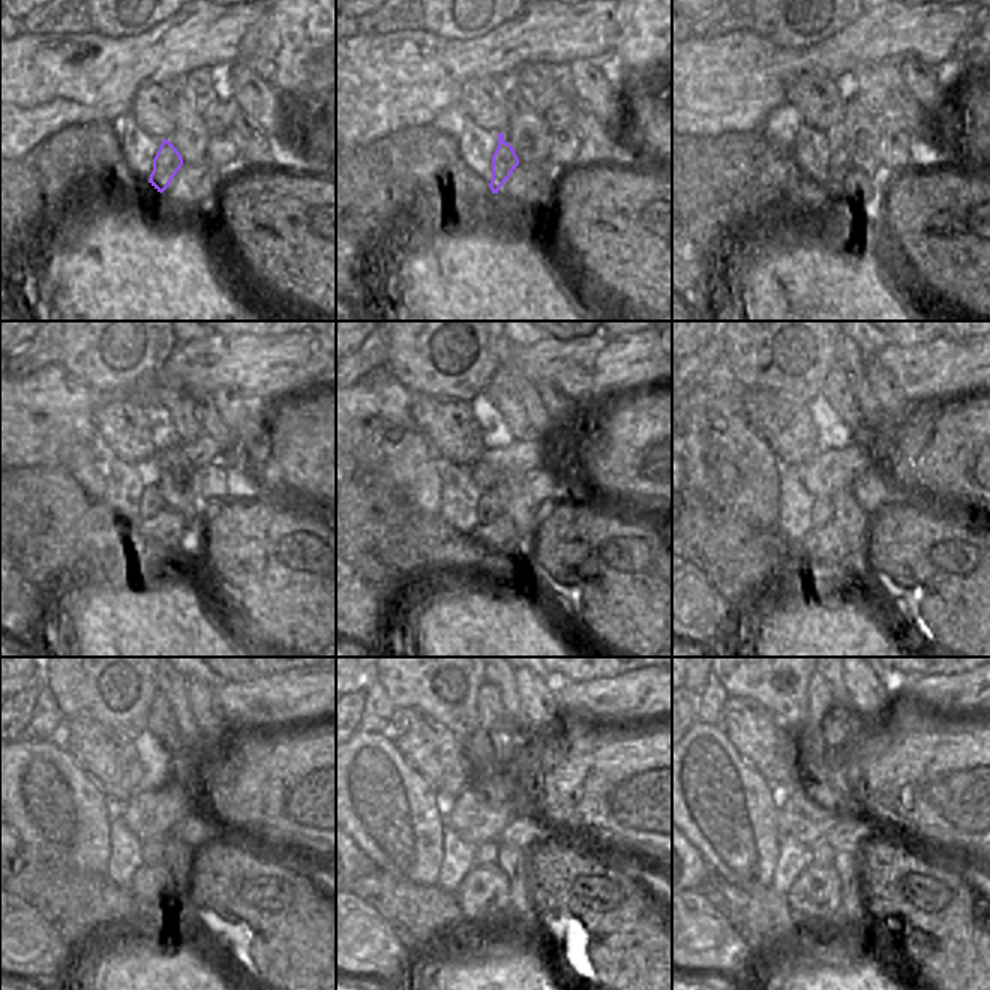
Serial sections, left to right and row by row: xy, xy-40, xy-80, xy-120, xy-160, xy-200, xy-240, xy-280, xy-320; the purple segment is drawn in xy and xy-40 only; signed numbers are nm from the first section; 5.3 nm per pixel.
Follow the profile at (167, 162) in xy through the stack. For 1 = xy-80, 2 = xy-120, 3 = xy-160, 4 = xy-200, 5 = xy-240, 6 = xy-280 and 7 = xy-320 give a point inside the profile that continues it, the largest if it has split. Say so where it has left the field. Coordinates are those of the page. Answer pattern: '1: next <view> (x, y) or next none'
1: next xy-80 (839, 164)
2: next xy-120 (152, 503)
3: next xy-160 (488, 509)
4: next xy-200 (822, 512)
5: next xy-240 (150, 851)
6: next xy-280 (486, 854)
7: next xy-320 (822, 854)

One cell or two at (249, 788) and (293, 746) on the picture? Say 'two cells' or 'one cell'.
one cell

